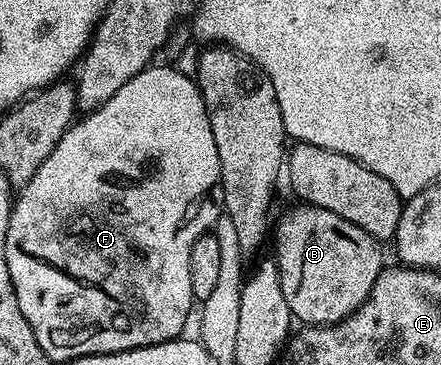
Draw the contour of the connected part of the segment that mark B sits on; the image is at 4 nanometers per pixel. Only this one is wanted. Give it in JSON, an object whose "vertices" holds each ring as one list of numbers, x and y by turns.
{"vertices":[[304,203,298,204,298,209,293,209,285,218,282,219,278,229,276,226,275,235,277,233,277,254,275,260,277,263,277,270,281,272,281,286,283,287,283,295,287,299,289,309,293,312,294,318,298,322,304,323,306,326,311,325,337,325,339,322,350,317,357,311,362,303,371,295,371,291,375,287,375,283,379,279,383,268,381,262,381,249,376,237,372,237,367,231,363,231,363,227,355,227,355,223,351,223,347,219,343,219,339,215,335,215,335,211,327,211,323,207,315,207,314,205,306,205]]}

